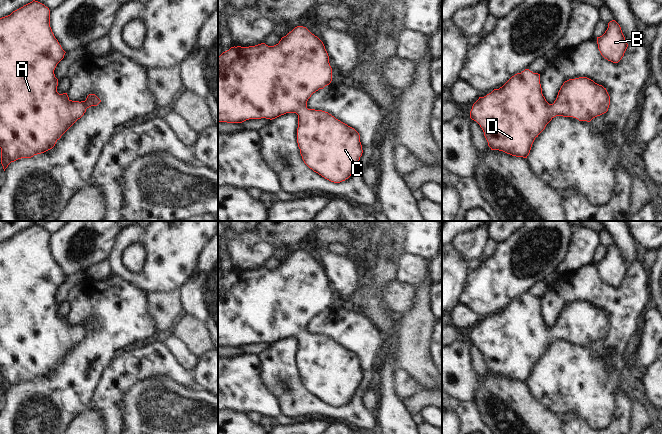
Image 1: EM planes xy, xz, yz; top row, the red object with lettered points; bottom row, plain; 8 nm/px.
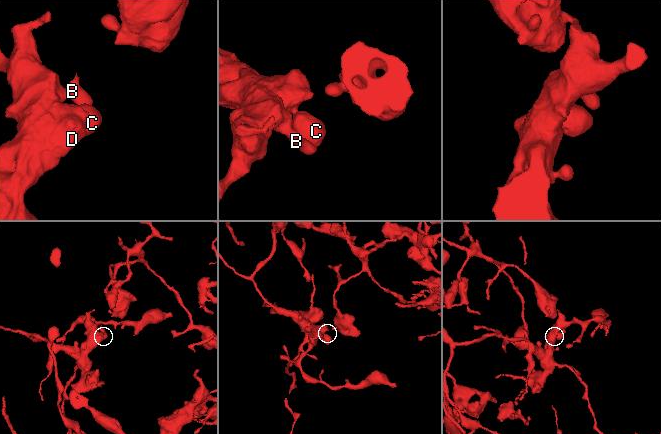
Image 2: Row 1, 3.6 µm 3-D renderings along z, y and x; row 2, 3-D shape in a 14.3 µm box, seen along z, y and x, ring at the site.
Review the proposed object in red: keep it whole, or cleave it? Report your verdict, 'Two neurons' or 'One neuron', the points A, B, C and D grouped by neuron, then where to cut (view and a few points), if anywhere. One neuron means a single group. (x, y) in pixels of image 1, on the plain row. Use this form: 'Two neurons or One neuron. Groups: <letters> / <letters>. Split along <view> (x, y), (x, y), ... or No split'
One neuron. Groups: A B C D. No split.

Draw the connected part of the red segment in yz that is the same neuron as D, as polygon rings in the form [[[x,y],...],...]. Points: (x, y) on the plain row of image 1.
[[[525,293],[512,300],[502,311],[494,313],[491,317],[473,328],[470,342],[476,345],[484,356],[484,360],[491,374],[503,375],[516,381],[527,382],[536,361],[545,353],[546,349],[556,340],[573,341],[579,345],[590,346],[593,342],[608,335],[610,320],[602,309],[595,307],[587,301],[569,303],[561,310],[553,328],[549,328],[542,318],[540,298]]]

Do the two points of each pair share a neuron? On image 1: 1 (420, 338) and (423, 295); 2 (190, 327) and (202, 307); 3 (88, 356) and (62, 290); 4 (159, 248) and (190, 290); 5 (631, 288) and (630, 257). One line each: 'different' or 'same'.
1: same
2: different
3: different
4: different
5: different

